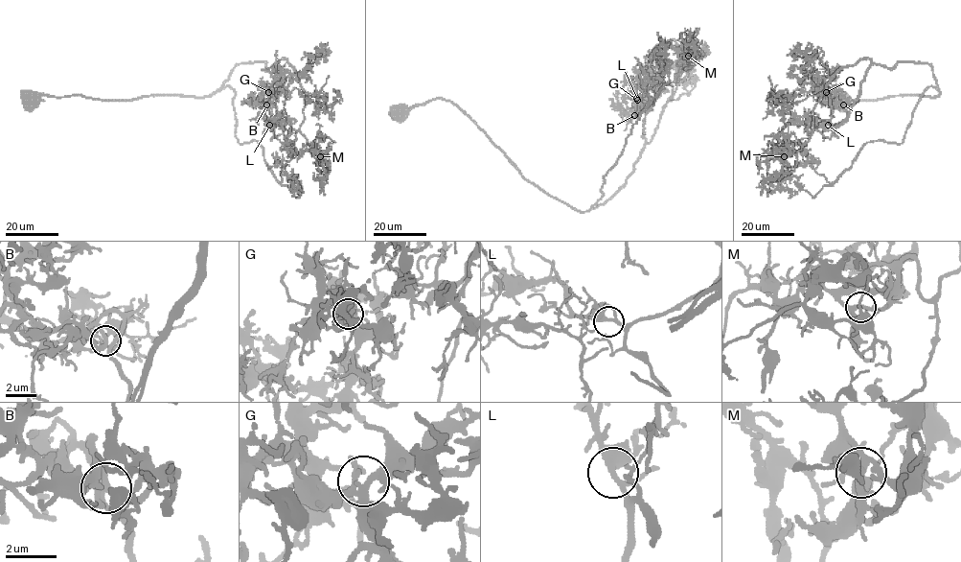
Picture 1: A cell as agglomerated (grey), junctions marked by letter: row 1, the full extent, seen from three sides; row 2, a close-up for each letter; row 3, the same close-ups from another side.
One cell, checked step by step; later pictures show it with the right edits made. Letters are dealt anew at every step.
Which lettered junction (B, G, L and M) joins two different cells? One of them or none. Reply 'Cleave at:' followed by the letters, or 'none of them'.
Cleave at: B

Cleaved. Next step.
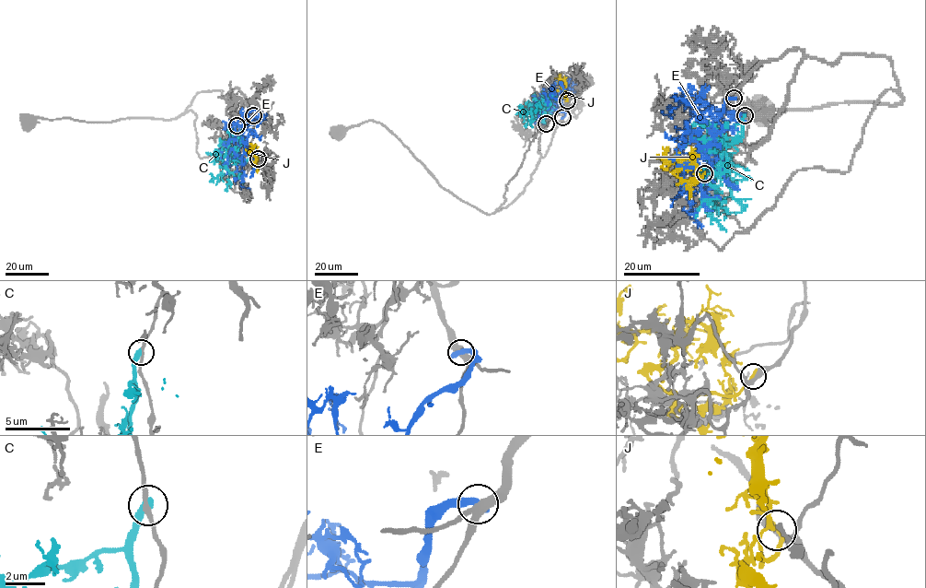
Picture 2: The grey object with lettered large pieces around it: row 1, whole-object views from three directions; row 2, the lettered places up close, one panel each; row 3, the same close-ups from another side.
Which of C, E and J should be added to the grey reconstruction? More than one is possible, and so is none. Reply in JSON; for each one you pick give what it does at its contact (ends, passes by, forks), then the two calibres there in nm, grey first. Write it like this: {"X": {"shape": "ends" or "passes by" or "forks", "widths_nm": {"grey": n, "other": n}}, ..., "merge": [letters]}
{"J": {"shape": "ends", "widths_nm": {"grey": 380, "other": 260}}, "merge": ["J"]}

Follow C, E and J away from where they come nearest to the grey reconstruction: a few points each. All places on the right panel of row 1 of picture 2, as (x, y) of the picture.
C: (745, 114), (742, 136), (722, 148), (731, 157), (719, 177), (702, 187), (706, 205), (695, 217)
E: (733, 98), (724, 103), (721, 129), (705, 146), (677, 158), (678, 178), (700, 227)
J: (704, 173), (699, 178), (696, 166), (688, 158), (679, 161), (666, 160), (663, 157), (668, 147)

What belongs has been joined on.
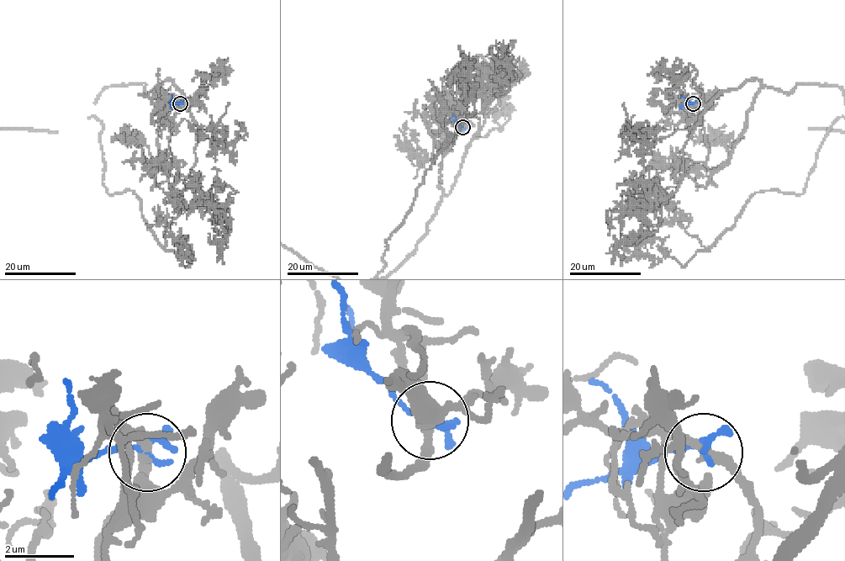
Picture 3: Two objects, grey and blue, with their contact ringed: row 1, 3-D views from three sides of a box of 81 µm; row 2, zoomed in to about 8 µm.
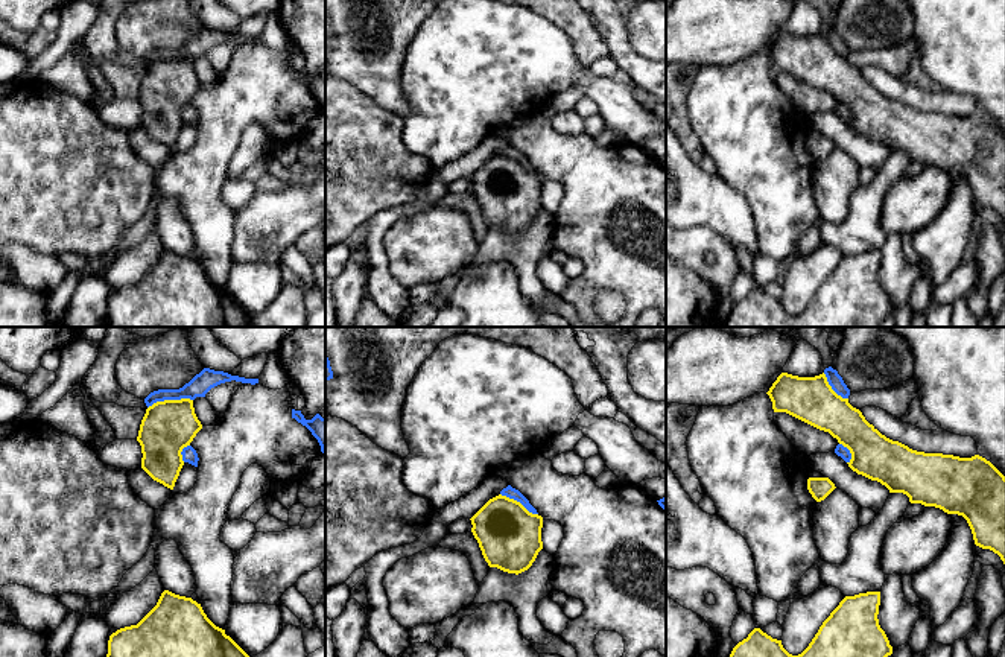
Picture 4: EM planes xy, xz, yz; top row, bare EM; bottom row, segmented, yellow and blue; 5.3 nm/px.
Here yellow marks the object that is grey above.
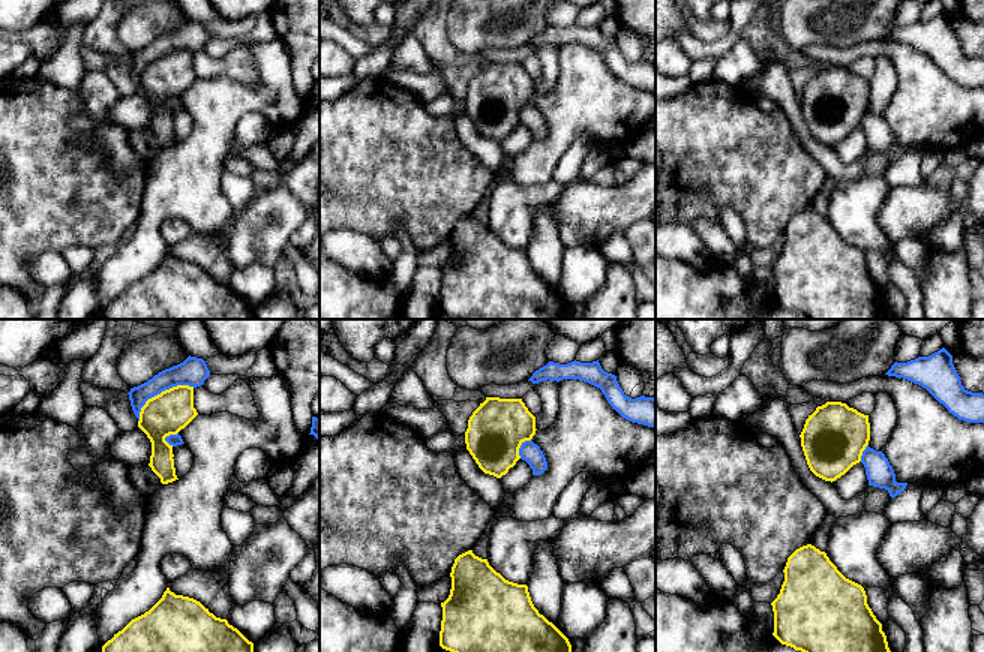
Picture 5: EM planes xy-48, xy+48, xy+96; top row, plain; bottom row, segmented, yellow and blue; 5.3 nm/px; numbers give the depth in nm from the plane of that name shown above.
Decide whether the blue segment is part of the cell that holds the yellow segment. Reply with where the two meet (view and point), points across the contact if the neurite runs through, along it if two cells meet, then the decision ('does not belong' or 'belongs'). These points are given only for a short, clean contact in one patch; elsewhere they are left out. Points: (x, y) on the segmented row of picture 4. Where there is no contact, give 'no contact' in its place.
meets yellow in xy at (169, 400); does not belong

